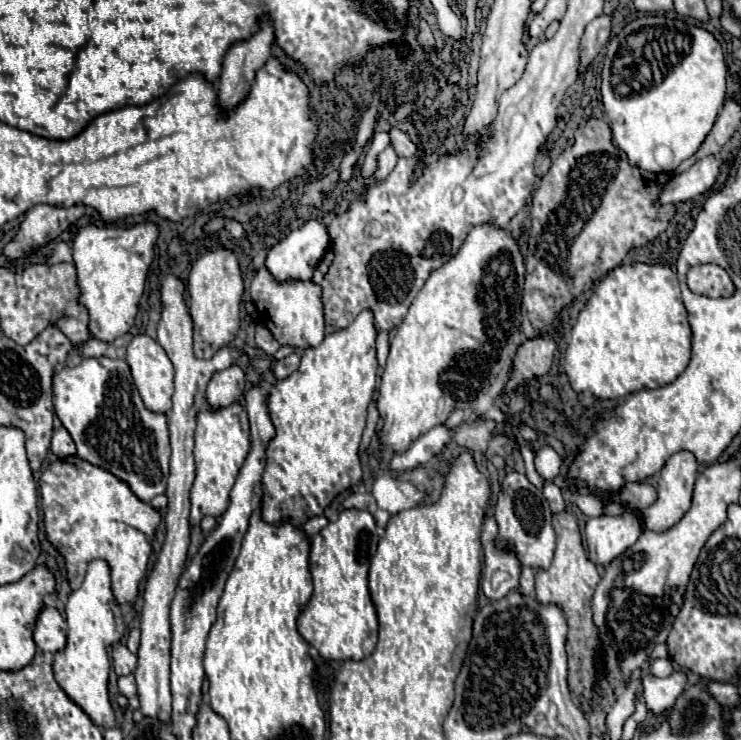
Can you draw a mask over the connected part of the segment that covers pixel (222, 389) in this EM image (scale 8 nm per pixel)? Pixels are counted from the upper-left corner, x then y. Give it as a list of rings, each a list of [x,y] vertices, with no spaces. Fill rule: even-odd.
[[[232,364],[226,370],[214,372],[206,388],[206,398],[210,406],[220,408],[220,406],[228,406],[230,402],[238,400],[242,392],[244,392],[244,370]]]

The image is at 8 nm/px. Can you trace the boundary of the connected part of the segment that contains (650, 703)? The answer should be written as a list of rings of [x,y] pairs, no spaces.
[[[680,670],[672,672],[668,678],[656,678],[648,674],[642,680],[642,694],[648,710],[654,714],[668,712],[674,706],[676,698],[682,694],[684,684],[686,684],[686,674]]]

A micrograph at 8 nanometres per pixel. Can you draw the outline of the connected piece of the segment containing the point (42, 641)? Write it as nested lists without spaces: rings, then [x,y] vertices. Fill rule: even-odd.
[[[44,608],[34,630],[34,642],[42,652],[60,652],[66,644],[66,620],[56,608]]]

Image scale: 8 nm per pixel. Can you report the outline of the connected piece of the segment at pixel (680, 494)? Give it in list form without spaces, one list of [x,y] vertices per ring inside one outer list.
[[[680,450],[680,452],[672,454],[660,470],[660,480],[658,480],[658,486],[656,486],[658,500],[650,508],[640,512],[642,526],[648,528],[648,530],[656,530],[656,532],[672,528],[672,524],[676,524],[676,520],[680,520],[680,516],[684,516],[684,512],[688,512],[688,508],[690,508],[696,474],[698,474],[698,462],[696,462],[692,452]]]

